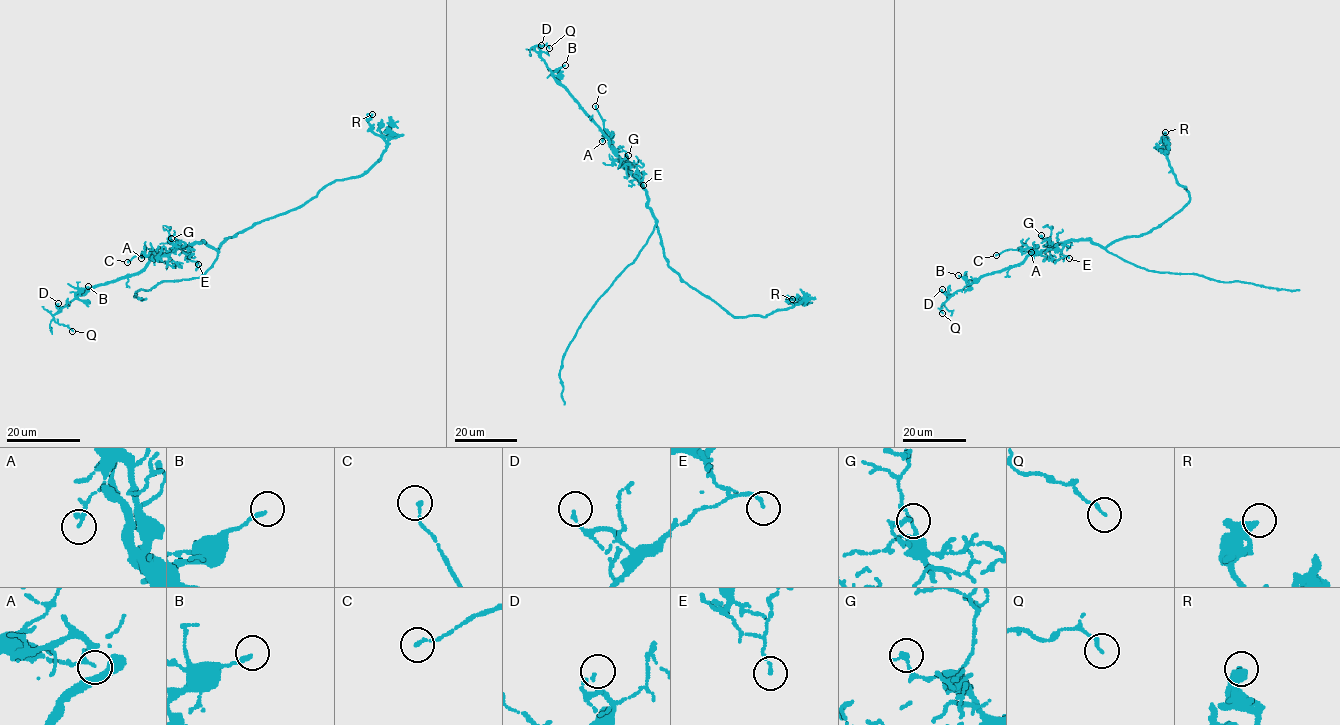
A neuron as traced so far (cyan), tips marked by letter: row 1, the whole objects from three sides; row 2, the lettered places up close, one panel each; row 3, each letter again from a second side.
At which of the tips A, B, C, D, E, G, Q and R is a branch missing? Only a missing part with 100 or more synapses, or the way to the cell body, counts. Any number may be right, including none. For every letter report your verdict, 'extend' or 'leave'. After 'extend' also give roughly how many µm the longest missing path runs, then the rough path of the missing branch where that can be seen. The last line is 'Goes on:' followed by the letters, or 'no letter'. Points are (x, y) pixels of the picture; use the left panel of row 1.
A: leave
B: leave
C: leave
D: leave
E: leave
G: leave
Q: leave
R: leave
Goes on: no letter

